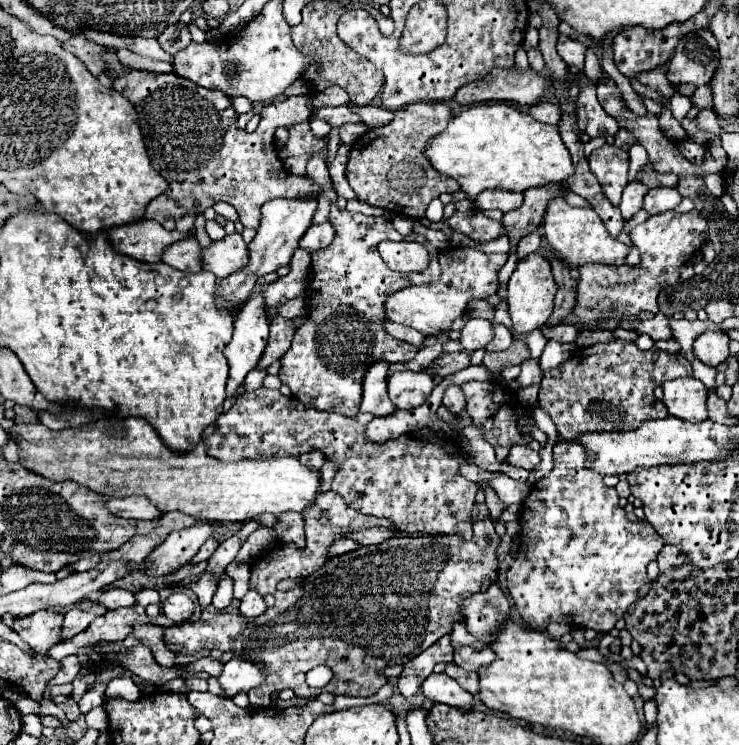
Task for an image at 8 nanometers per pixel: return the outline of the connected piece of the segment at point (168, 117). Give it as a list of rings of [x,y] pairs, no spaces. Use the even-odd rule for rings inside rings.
[[[113,68],[109,72],[113,80],[113,88],[117,88],[137,110],[137,116],[145,116],[145,120],[139,120],[139,128],[143,132],[143,140],[151,158],[151,166],[171,184],[171,190],[167,188],[161,196],[149,202],[145,208],[145,218],[155,218],[157,222],[165,222],[169,216],[173,220],[181,218],[187,212],[203,212],[205,208],[213,206],[215,202],[223,200],[229,202],[237,214],[239,220],[245,228],[259,228],[261,224],[261,208],[265,202],[273,198],[295,198],[295,196],[317,196],[319,186],[307,178],[307,176],[291,176],[285,168],[283,162],[277,156],[275,150],[275,130],[279,126],[293,126],[295,122],[309,120],[311,116],[311,98],[309,96],[291,96],[283,102],[269,104],[260,113],[261,120],[259,128],[249,134],[247,130],[239,130],[235,126],[237,122],[237,112],[233,116],[233,106],[229,96],[217,90],[201,88],[193,84],[191,80],[185,80],[177,76],[175,72],[171,74],[153,74],[153,72],[141,72],[141,70],[125,70],[119,72],[119,68]]]

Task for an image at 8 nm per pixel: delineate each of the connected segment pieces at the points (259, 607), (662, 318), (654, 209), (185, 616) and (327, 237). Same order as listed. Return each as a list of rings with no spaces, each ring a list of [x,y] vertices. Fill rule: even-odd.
[[[253,588],[243,596],[241,606],[239,606],[241,614],[247,616],[247,618],[255,618],[255,616],[263,614],[265,608],[267,608],[267,606],[265,606],[265,602],[263,602],[263,596],[261,596],[259,592],[253,592]]]
[[[657,312],[651,320],[637,320],[633,324],[633,330],[637,334],[649,334],[653,340],[671,340],[673,332],[669,326],[669,316],[663,312]]]
[[[659,186],[659,188],[651,188],[651,190],[647,192],[645,202],[643,202],[643,208],[645,208],[649,214],[659,214],[659,212],[665,212],[665,210],[675,208],[681,200],[683,200],[683,196],[681,196],[675,188]]]
[[[173,592],[163,604],[161,604],[163,614],[173,620],[173,622],[185,622],[193,616],[195,604],[185,592]]]
[[[329,220],[321,222],[321,224],[315,224],[311,226],[305,236],[301,238],[299,246],[309,250],[309,252],[315,252],[315,250],[321,250],[321,248],[327,248],[331,242],[333,242],[333,224],[329,224]]]

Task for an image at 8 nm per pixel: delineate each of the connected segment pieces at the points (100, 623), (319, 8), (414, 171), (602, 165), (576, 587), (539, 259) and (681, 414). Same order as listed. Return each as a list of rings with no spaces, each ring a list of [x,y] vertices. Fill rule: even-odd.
[[[139,604],[109,610],[105,616],[96,618],[85,631],[77,634],[71,642],[57,644],[47,654],[55,660],[63,660],[69,654],[77,654],[79,648],[101,643],[101,640],[123,640],[127,634],[132,632],[131,622],[135,622],[135,620],[149,622],[145,608],[141,608]]]
[[[309,2],[303,8],[303,22],[299,26],[291,28],[293,44],[301,52],[317,56],[317,60],[303,72],[303,78],[315,86],[313,92],[319,92],[319,90],[325,90],[325,88],[337,84],[349,94],[351,102],[369,104],[375,98],[375,94],[379,92],[379,88],[383,86],[383,72],[377,70],[367,58],[353,52],[337,36],[335,24],[343,12],[345,12],[345,8],[339,2]]]
[[[417,102],[403,110],[397,110],[393,120],[385,126],[367,130],[351,148],[345,178],[357,192],[361,202],[385,208],[399,216],[423,218],[429,202],[439,198],[445,190],[457,192],[459,184],[451,178],[441,176],[425,158],[423,148],[427,140],[447,126],[451,108],[441,102]],[[447,184],[447,188],[445,188]]]
[[[603,144],[593,150],[589,156],[589,168],[597,176],[607,200],[613,206],[619,206],[623,188],[627,186],[627,170],[629,170],[629,154],[615,144]]]
[[[559,440],[553,454],[553,470],[533,486],[521,506],[521,546],[515,562],[507,570],[507,588],[523,624],[531,630],[545,632],[551,622],[559,622],[609,632],[637,602],[639,590],[647,584],[647,564],[657,558],[665,542],[649,522],[631,522],[627,518],[619,506],[617,490],[605,486],[603,476],[585,466],[589,456],[581,444]]]
[[[529,254],[523,262],[519,262],[507,284],[511,330],[519,332],[519,334],[529,334],[535,328],[541,328],[553,312],[555,292],[557,292],[557,286],[555,286],[553,274],[551,274],[551,264],[541,254]]]
[[[693,376],[663,382],[663,402],[671,416],[699,422],[707,418],[707,388]]]

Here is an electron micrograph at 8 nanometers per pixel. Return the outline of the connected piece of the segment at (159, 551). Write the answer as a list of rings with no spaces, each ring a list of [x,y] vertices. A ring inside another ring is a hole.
[[[197,522],[193,528],[171,532],[171,536],[167,536],[165,542],[151,552],[153,564],[147,568],[147,574],[165,574],[187,564],[197,554],[201,544],[213,534],[213,530],[213,522]]]

